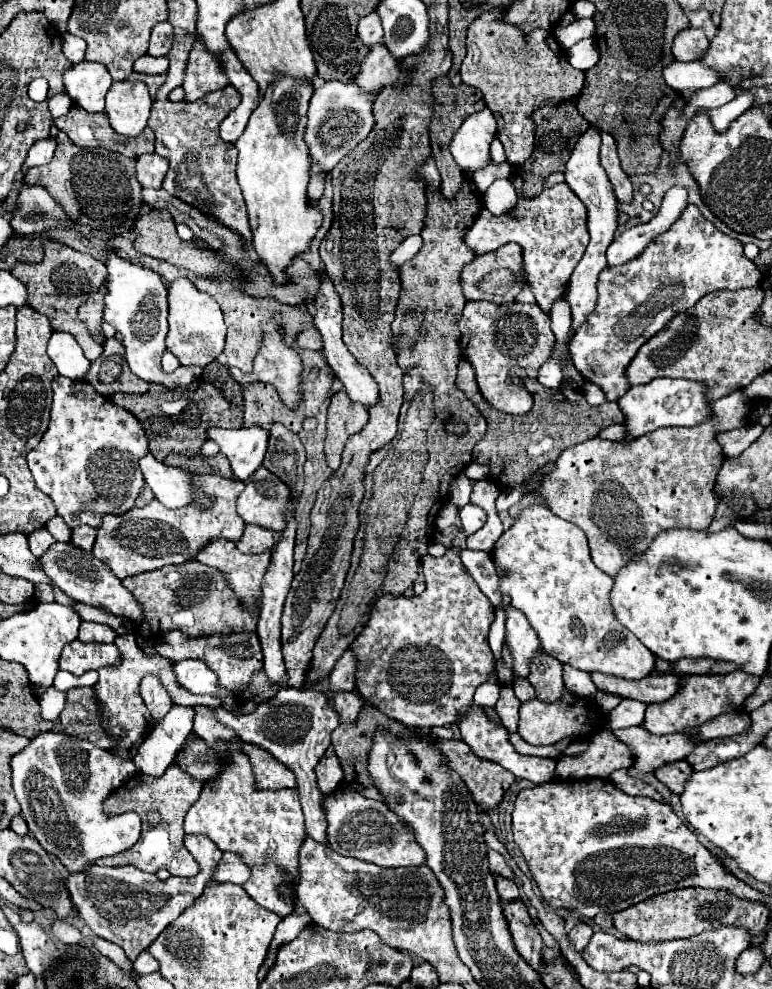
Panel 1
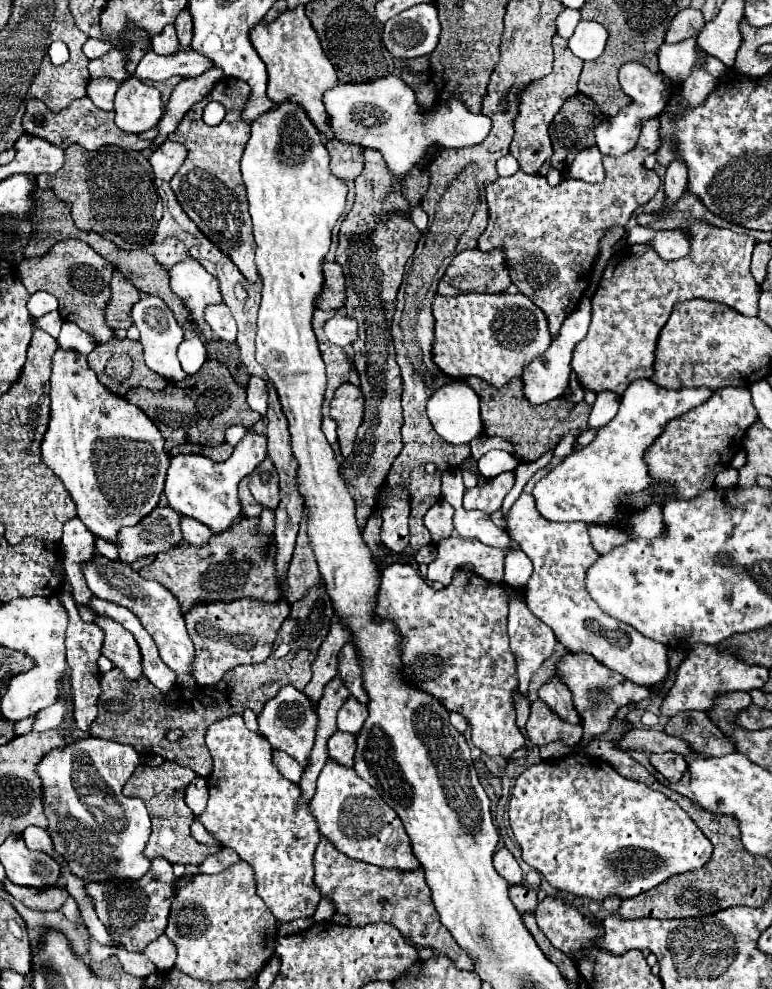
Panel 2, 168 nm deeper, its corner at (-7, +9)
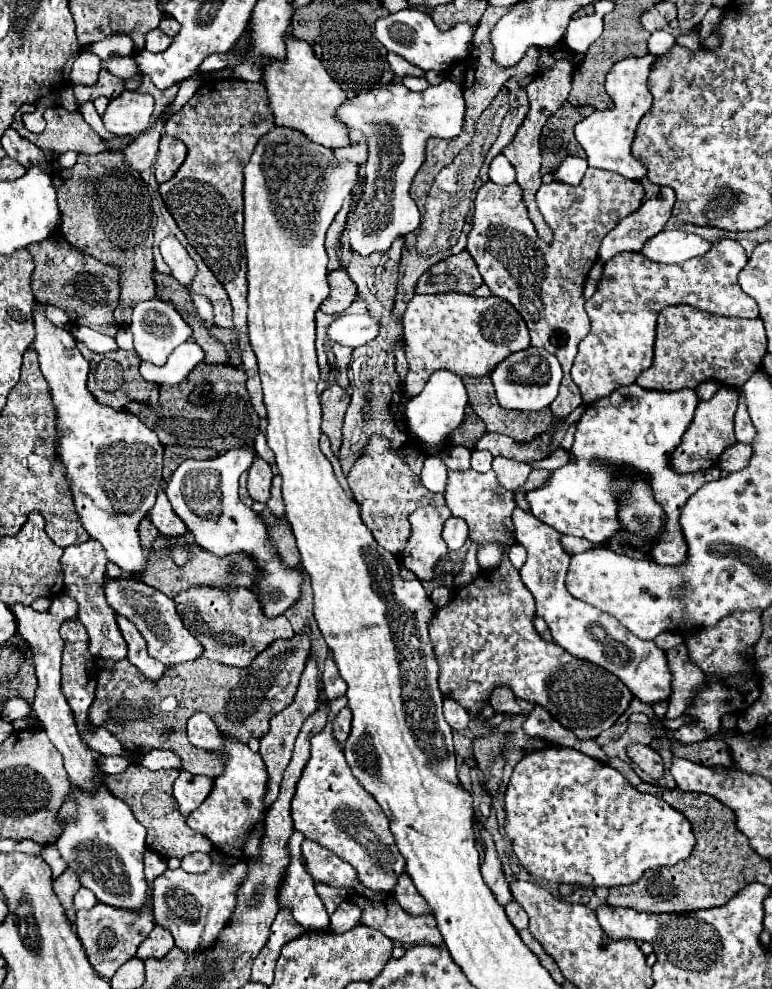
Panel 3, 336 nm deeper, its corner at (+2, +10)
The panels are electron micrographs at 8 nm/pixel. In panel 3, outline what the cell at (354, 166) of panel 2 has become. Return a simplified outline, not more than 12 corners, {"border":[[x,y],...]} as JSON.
{"border":[[350,131],[350,147],[334,149],[336,159],[366,163],[368,143]]}

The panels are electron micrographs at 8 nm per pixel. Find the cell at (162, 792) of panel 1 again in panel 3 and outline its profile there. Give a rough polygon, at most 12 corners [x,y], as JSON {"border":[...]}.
{"border":[[132,763],[106,785],[164,859],[212,843],[192,831],[172,795],[176,769]]}

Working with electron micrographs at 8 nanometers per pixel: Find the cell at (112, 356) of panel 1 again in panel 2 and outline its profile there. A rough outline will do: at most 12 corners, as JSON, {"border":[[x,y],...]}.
{"border":[[129,338],[97,344],[89,358],[99,382],[129,388],[163,390],[167,380],[143,362]]}

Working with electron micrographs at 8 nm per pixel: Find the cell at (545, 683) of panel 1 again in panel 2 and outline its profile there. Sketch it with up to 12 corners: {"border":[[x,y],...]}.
{"border":[[555,674],[539,688],[543,702],[567,722],[581,722],[571,692]]}

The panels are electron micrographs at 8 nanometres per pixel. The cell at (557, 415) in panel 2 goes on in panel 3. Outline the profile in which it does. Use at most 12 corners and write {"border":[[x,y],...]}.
{"border":[[464,377],[468,403],[488,431],[520,443],[544,433],[554,415],[498,405],[488,377]]}

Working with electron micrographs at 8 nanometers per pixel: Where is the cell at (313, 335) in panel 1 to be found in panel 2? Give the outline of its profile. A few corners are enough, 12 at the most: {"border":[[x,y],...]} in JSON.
{"border":[[345,316],[323,326],[329,342],[345,348],[357,338],[357,322]]}

